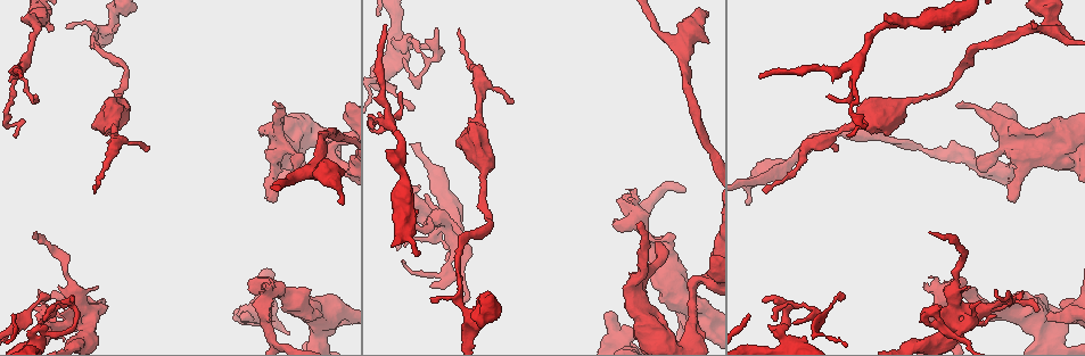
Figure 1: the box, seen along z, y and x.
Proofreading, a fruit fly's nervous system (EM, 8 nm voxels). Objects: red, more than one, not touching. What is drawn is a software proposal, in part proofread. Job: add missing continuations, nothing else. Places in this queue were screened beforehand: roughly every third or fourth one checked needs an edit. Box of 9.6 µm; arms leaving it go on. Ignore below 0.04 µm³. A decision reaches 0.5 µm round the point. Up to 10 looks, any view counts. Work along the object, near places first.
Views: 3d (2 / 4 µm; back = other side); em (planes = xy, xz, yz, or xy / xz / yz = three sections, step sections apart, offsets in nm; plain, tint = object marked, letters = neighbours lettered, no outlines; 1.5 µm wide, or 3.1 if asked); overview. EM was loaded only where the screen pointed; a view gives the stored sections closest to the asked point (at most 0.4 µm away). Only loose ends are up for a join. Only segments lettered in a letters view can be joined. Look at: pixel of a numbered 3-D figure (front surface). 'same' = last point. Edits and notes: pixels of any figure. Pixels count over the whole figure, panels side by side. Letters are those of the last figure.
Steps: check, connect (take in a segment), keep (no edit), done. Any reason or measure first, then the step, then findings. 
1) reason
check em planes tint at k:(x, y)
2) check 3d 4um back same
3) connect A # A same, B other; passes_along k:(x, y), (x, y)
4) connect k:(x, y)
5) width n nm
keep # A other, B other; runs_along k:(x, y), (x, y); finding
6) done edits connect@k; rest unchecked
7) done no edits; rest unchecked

an open end
check 3d 2um at 1:(253, 293)

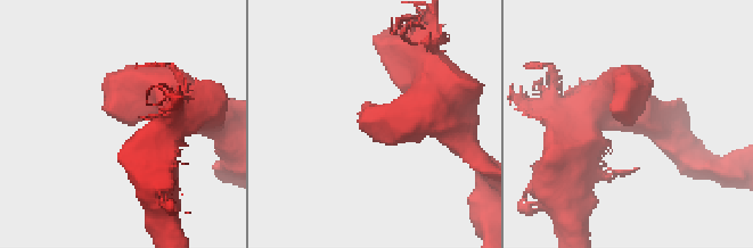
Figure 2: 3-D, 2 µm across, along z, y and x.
shape alone is not enough
check em planes tint at 2:(370, 112)

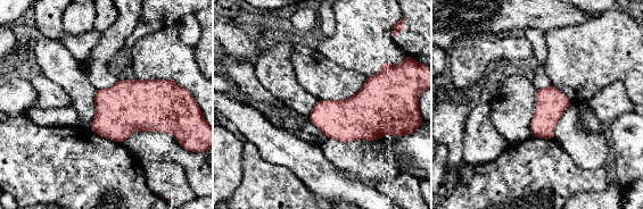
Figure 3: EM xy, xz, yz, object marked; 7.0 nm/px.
what lies round it
check em planes letters same

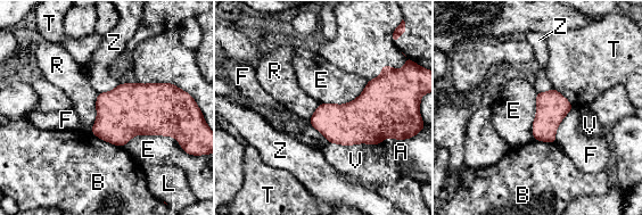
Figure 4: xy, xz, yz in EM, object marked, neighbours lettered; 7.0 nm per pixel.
longest_contact E 380 nm
keep # A other, B other, E other, F other, L other, R other, T other, V other, Z other; border 4:(98, 93), (96, 121), (90, 130); no lettered segment goes on from it

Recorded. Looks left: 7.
thin end
check 3d 2um at 1:(14, 135)

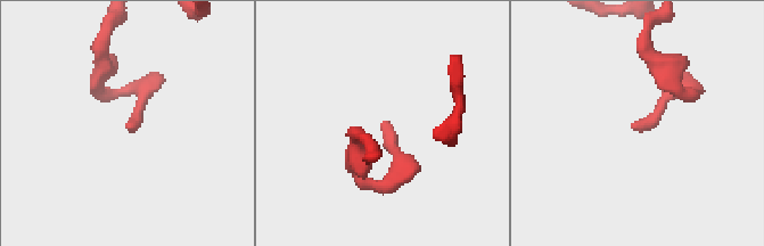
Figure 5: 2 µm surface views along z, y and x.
shape alone is not enough
check em planes tint at 5:(387, 121)

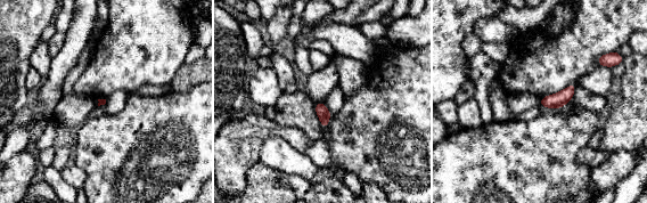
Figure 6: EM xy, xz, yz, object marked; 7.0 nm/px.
check em planes letters same

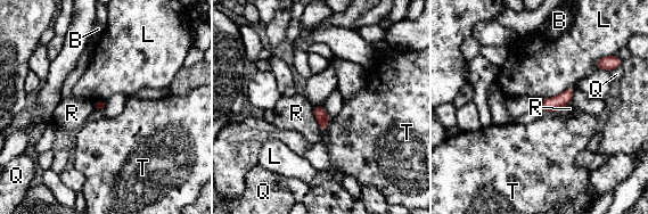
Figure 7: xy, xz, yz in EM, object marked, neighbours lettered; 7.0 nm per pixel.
longest_contact L 280 nm
keep # B other, L other, Q other, R other, T other; border 7:(575, 89), (569, 87), (540, 103); none of them fits

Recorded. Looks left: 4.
tapers out
check em xy step 8 tint at 1:(1033, 27)

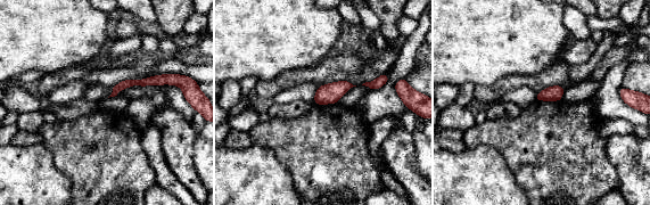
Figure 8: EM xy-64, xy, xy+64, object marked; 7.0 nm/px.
check em planes letters same

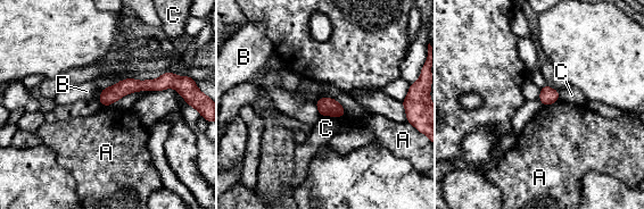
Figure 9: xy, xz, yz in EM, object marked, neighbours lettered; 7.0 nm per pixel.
width 120 nm
keep # A other, B other, C other; runs_along 9:(173, 84), (128, 85), (102, 100); none of them fits

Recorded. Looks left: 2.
done no edits; rest unchecked

